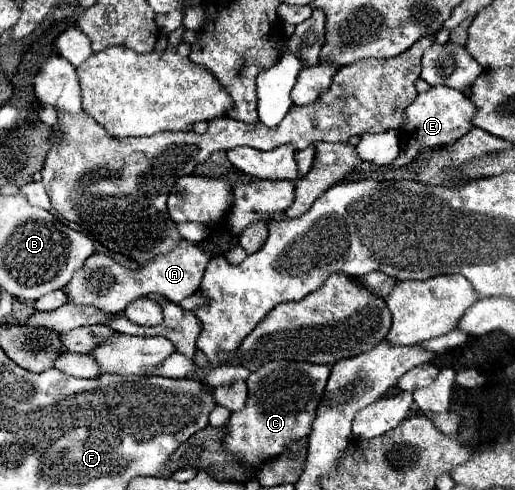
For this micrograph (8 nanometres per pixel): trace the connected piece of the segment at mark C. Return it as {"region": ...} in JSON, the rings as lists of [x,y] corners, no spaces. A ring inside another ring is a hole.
{"region":[[[271,361],[271,363],[263,365],[259,371],[253,371],[247,377],[249,395],[247,395],[245,409],[231,413],[231,417],[225,425],[227,435],[223,437],[223,449],[229,451],[237,461],[243,461],[243,465],[253,467],[253,469],[259,469],[259,465],[265,463],[267,459],[283,455],[291,443],[297,443],[311,433],[311,423],[315,419],[317,405],[323,397],[327,379],[329,379],[329,365],[315,365],[315,363],[305,363],[305,361],[303,363]]]}

